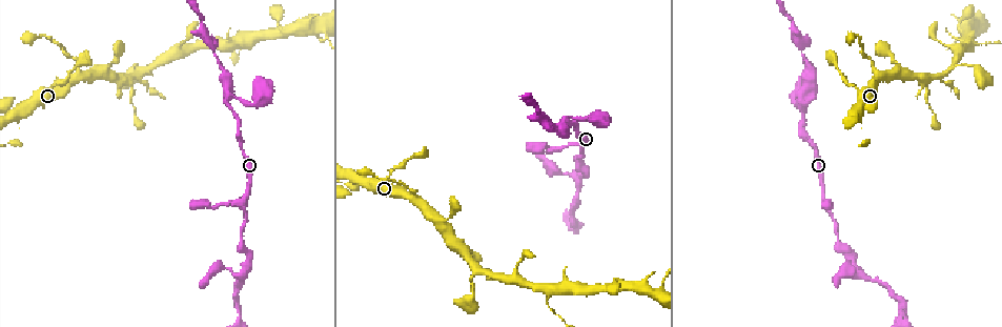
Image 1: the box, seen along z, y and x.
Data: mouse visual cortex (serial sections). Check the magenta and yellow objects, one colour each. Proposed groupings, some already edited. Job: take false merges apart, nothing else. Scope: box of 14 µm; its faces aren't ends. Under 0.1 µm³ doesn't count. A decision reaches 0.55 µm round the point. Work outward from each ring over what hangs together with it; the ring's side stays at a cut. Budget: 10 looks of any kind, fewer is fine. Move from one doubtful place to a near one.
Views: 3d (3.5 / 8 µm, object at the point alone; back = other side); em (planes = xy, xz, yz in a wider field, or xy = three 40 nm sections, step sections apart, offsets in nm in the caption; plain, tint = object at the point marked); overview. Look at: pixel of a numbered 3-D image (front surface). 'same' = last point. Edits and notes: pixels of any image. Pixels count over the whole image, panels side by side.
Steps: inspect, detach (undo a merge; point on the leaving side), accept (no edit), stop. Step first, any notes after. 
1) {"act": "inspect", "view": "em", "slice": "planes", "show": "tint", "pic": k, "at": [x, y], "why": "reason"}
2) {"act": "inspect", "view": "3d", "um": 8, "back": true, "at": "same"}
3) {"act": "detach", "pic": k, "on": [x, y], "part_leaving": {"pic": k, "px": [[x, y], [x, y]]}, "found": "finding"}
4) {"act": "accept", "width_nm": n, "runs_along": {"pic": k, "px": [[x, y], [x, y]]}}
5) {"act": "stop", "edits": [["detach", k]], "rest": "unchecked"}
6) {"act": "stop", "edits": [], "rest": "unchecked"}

{"act": "inspect", "view": "3d", "um": 3.5, "pic": 1, "at": [880, 76], "why": "arms part here"}

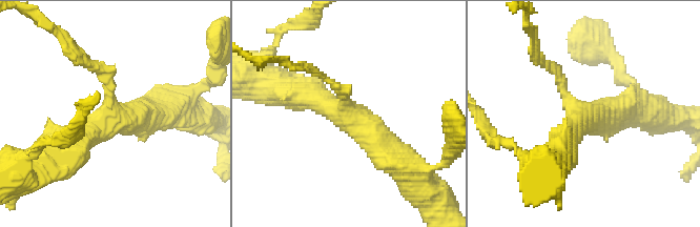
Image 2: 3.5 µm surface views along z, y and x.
{"act": "inspect", "view": "em", "slice": "xy", "step": 5, "show": "plain", "pic": 2, "at": [583, 116], "why": "now the EM"}

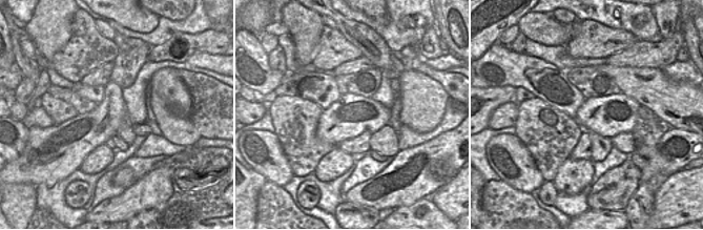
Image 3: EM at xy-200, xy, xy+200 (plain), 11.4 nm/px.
{"act": "inspect", "view": "em", "slice": "xy", "step": 5, "show": "tint", "at": "same"}

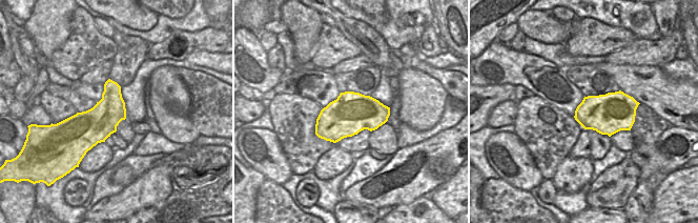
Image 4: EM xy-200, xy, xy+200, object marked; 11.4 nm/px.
{"act": "accept", "arm_widths_nm": [150, 450, 500], "runs_along": {"pic": 2, "px": [[294, 91], [349, 116], [404, 161]]}, "found": "one cell here"}

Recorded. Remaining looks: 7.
{"act": "inspect", "view": "3d", "um": 3.5, "pic": 1, "at": [139, 73], "why": "a fork"}

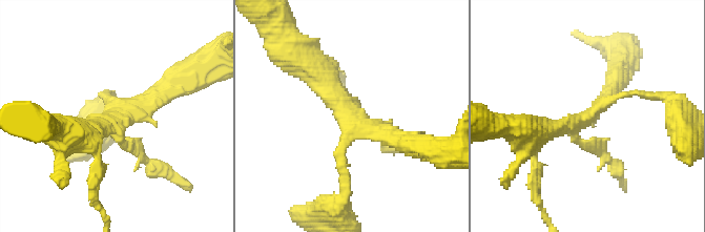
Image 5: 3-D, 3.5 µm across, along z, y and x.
{"act": "inspect", "view": "em", "slice": "xy", "step": 5, "show": "tint", "pic": 5, "at": [587, 119], "why": "need the tissue"}

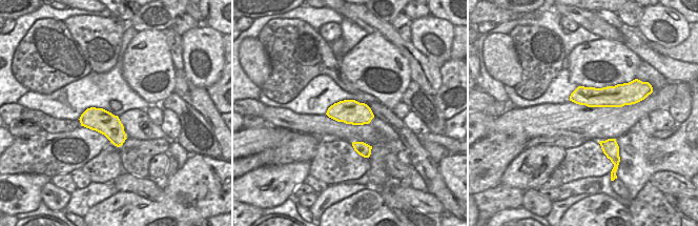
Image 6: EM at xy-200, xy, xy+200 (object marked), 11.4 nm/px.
{"act": "accept", "runs_along": {"pic": 6, "px": [[572, 98], [617, 98], [625, 102]]}, "found": "all the same cell"}

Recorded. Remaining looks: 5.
{"act": "inspect", "view": "3d", "um": 3.5, "back": true, "pic": 1, "at": [822, 196], "why": "arms part here"}

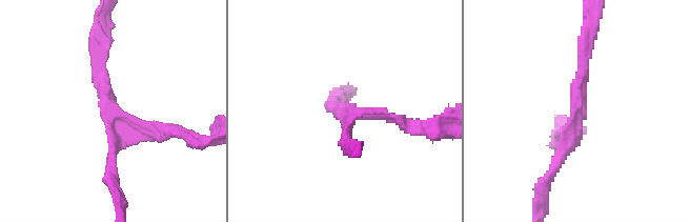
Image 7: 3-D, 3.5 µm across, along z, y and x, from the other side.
{"act": "inspect", "view": "em", "slice": "xy", "step": 5, "show": "tint", "pic": 7, "at": [350, 113], "arms": 3, "arm_widths_nm": [150, 200, 200]}

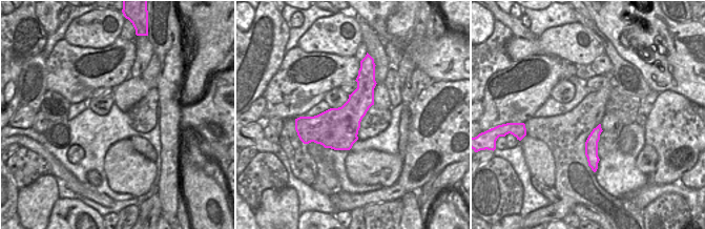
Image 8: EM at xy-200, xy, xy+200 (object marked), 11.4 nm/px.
{"act": "accept", "runs_along": {"pic": 7, "px": [[587, 44], [579, 132], [552, 170]]}, "found": "one cell here"}

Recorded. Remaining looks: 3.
{"act": "inspect", "view": "3d", "um": 3.5, "pic": 1, "at": [857, 275], "why": "sharp bend"}

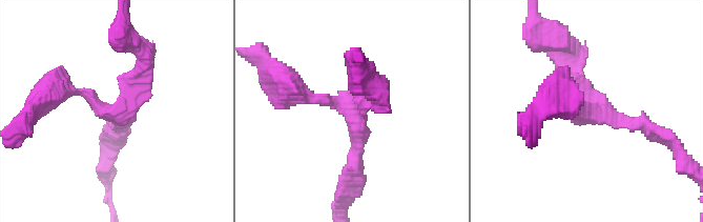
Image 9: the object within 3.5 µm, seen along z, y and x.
{"act": "inspect", "view": "em", "slice": "xy", "step": 1, "show": "tint", "pic": 9, "at": [118, 113], "arms": 3, "arm_widths_nm": [150, 200, 300]}

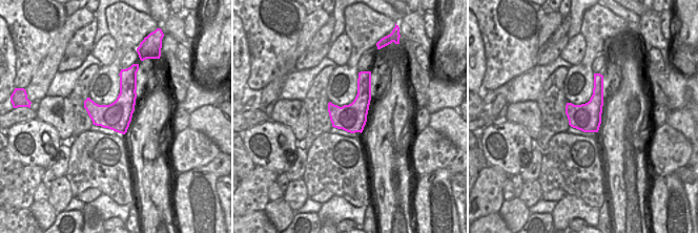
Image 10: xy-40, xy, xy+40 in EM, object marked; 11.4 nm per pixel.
{"act": "accept", "runs_along": {"pic": 9, "px": [[570, 54], [583, 112], [647, 127]]}, "found": "one cell here"}

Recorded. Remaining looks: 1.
{"act": "stop", "edits": [], "rest": "unchecked"}

